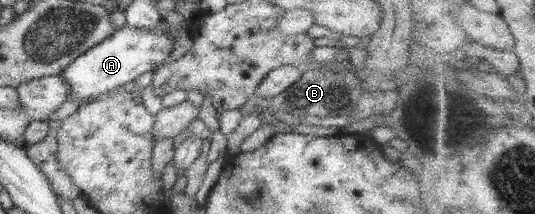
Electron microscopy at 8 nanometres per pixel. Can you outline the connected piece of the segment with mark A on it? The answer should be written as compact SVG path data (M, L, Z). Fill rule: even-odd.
M159 24L159 29L155 31L133 28L129 26L118 28L111 37L85 50L66 65L59 75L68 83L69 98L87 103L104 97L108 91L115 91L116 87L133 83L133 80L145 71L155 70L167 62L173 47L173 39L169 35L167 25Z

